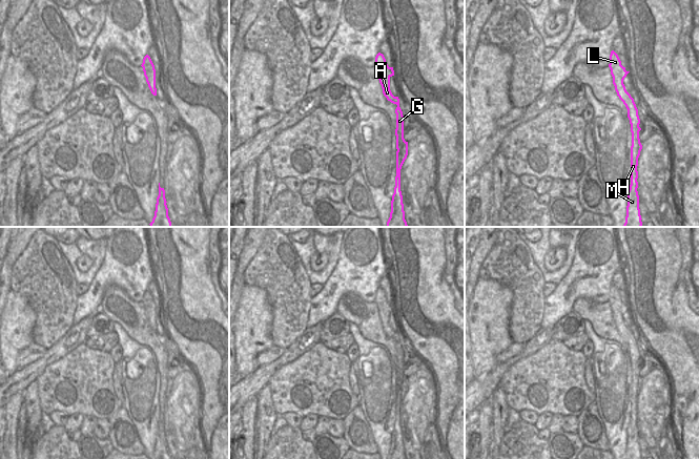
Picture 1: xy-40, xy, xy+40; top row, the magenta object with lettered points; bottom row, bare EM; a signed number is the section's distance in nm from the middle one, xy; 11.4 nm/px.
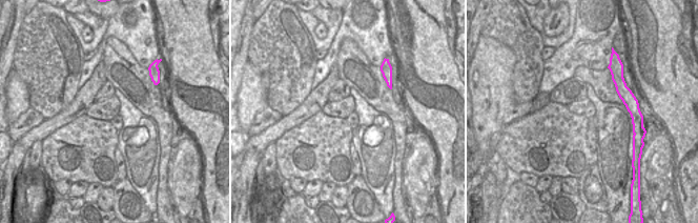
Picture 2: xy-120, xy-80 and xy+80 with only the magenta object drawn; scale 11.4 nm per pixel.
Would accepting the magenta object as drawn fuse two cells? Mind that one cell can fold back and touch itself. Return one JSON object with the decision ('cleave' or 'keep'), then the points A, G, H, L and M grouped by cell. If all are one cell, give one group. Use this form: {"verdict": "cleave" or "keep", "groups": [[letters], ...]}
{"verdict": "keep", "groups": [["A", "G", "H", "L", "M"]]}

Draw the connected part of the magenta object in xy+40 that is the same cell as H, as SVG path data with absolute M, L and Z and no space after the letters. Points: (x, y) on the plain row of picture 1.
M612 286L610 290L611 310L613 312L613 319L619 334L623 337L628 345L628 353L631 359L632 368L632 381L631 381L631 420L628 426L628 441L626 441L626 452L624 459L642 459L640 444L639 444L639 431L638 431L638 393L642 384L642 380L639 374L639 362L640 354L638 351L638 345L634 337L634 334L626 327L623 319L623 315L630 307L625 306L625 302L621 300L621 296L618 290Z

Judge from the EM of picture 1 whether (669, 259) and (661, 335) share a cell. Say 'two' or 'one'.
one

